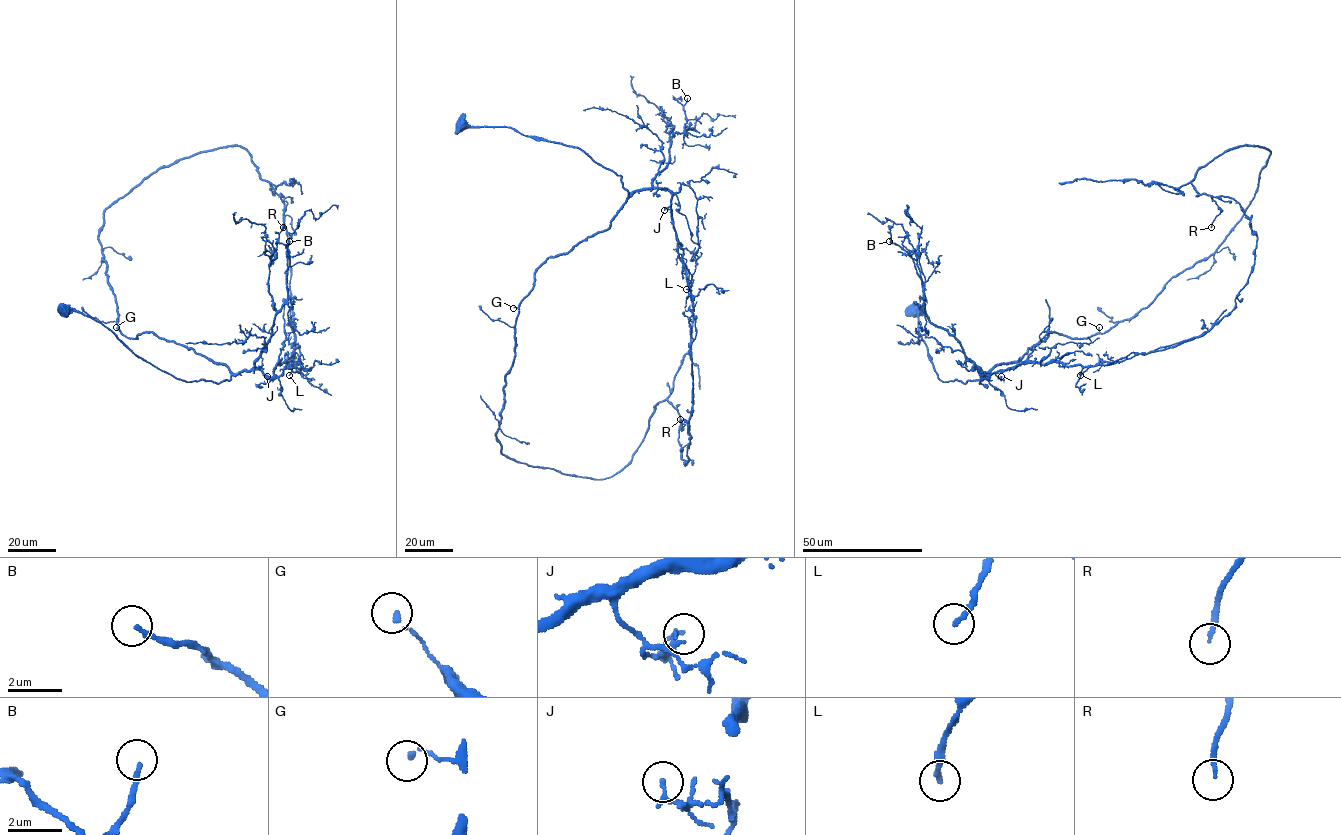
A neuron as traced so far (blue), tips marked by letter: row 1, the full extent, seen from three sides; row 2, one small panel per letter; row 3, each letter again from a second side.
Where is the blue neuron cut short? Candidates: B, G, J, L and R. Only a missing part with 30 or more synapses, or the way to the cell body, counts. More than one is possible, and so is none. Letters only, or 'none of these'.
L, R

